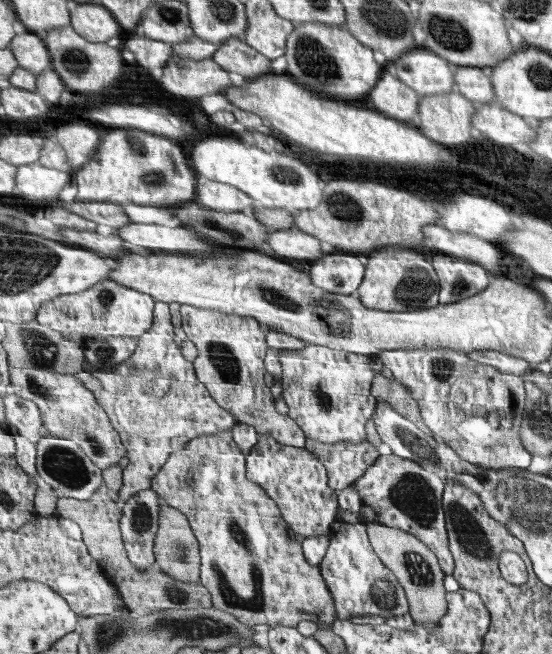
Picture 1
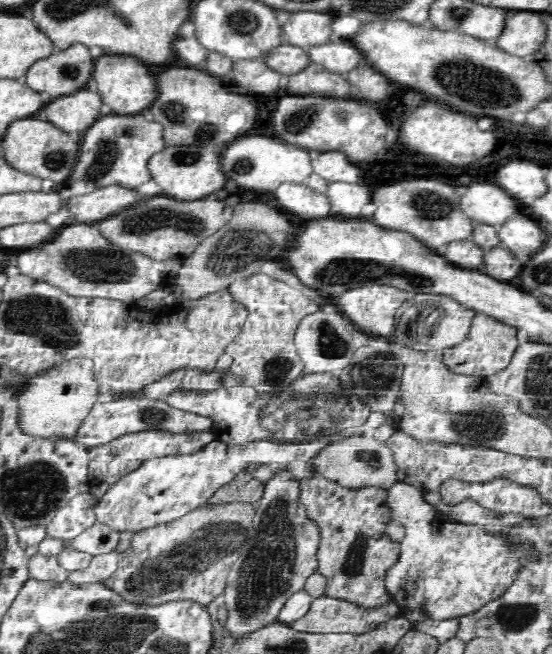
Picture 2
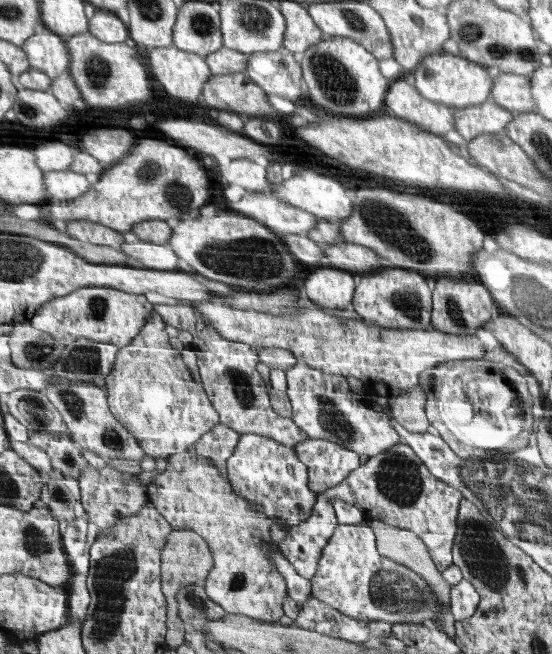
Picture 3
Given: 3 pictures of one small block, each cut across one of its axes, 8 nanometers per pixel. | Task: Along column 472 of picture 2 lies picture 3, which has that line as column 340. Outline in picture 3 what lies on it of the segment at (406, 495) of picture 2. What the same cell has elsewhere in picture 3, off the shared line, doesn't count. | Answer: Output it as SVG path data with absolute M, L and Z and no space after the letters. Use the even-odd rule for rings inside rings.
M369 523L339 525L324 549L317 574L311 580L312 594L360 621L437 626L435 622L442 612L442 604L427 579L379 553L376 543L375 532Z

